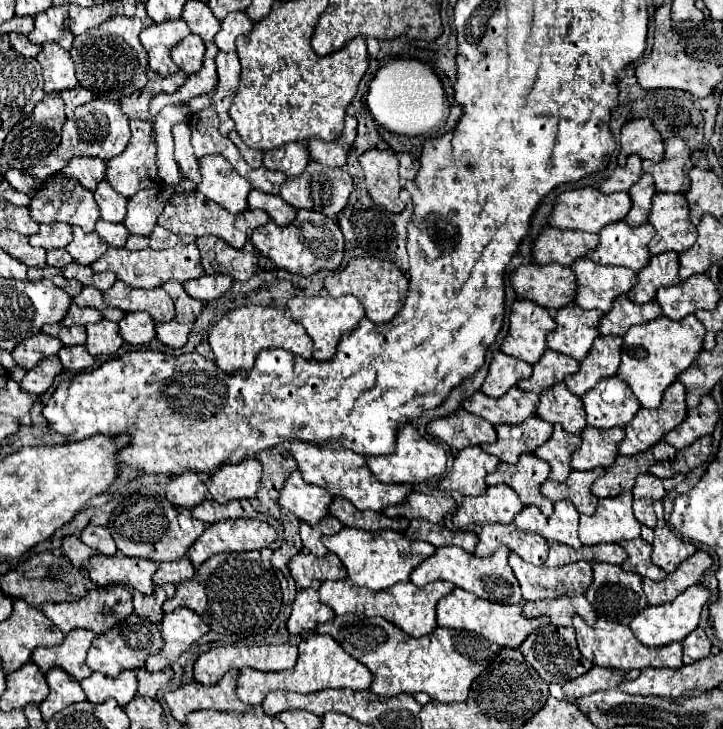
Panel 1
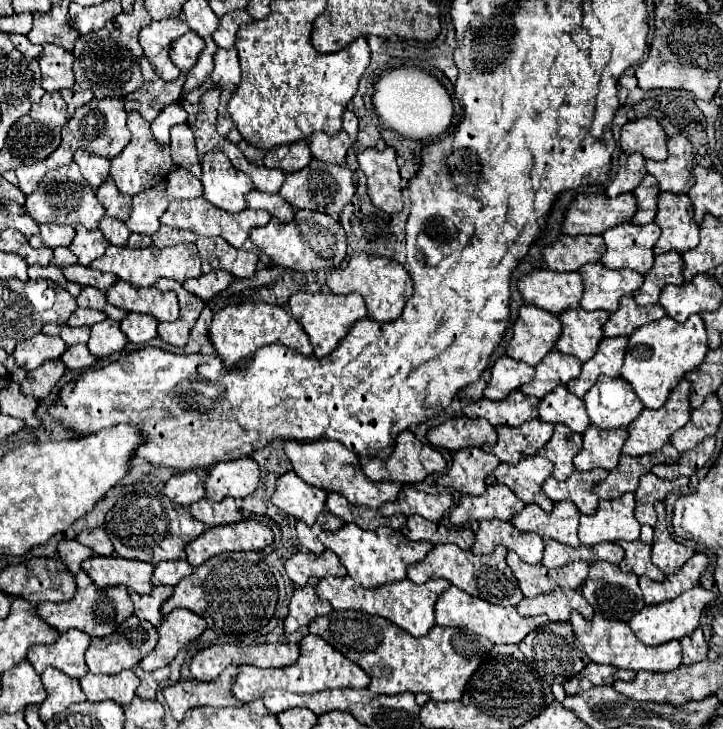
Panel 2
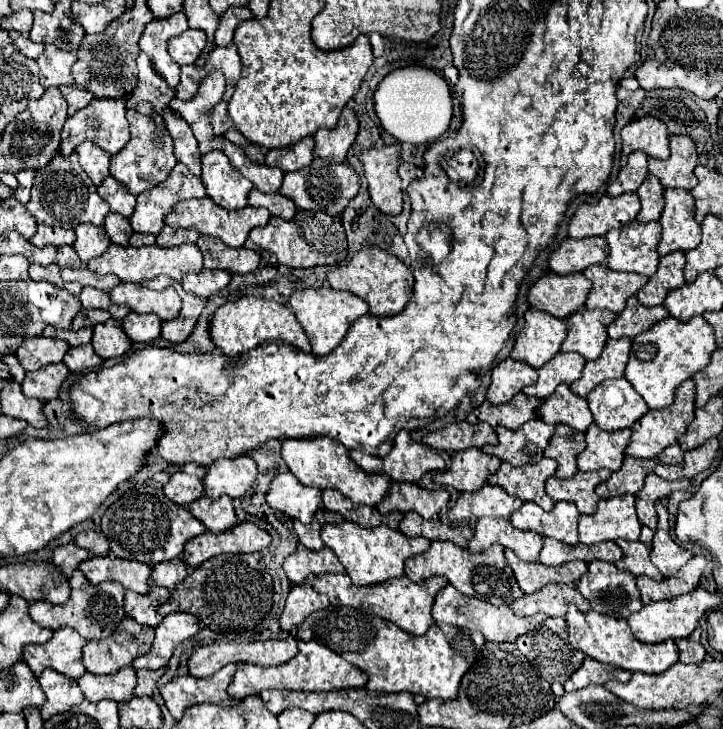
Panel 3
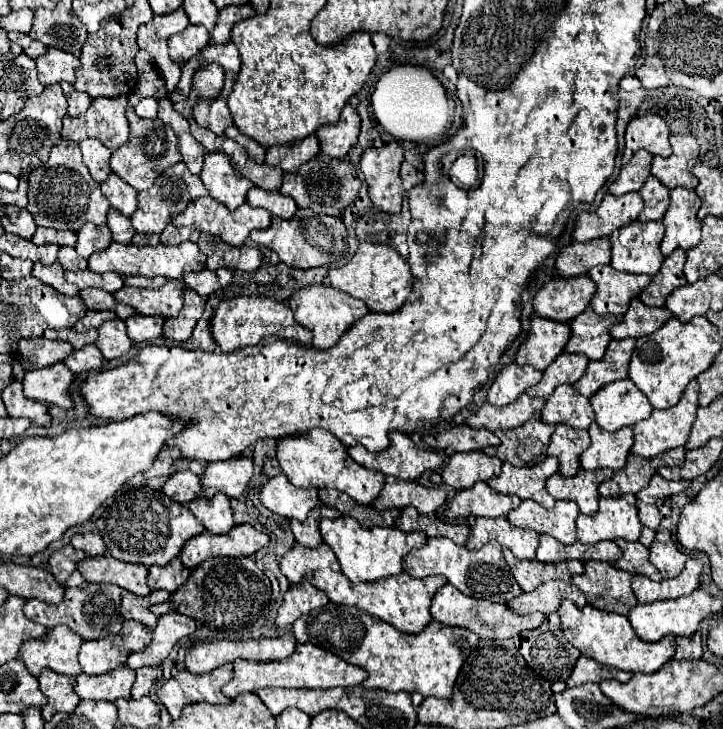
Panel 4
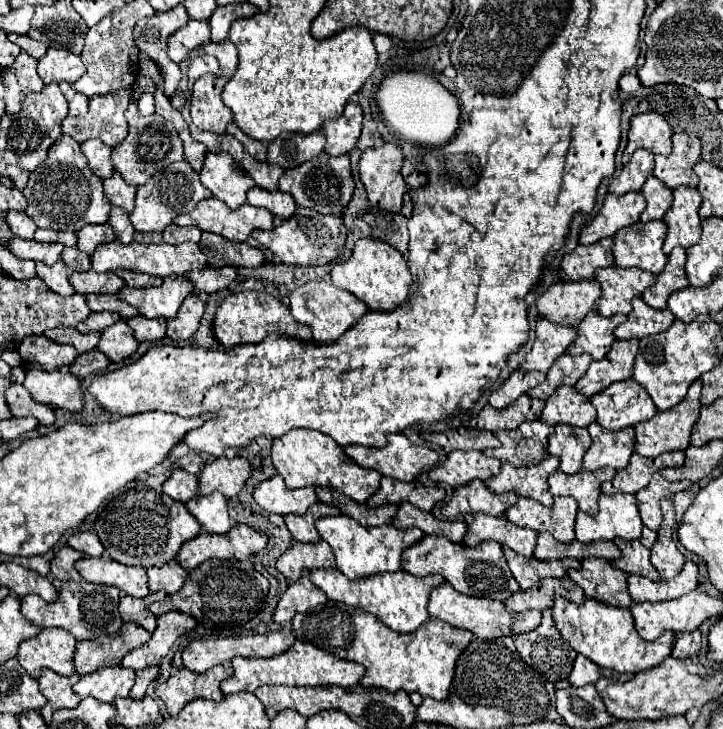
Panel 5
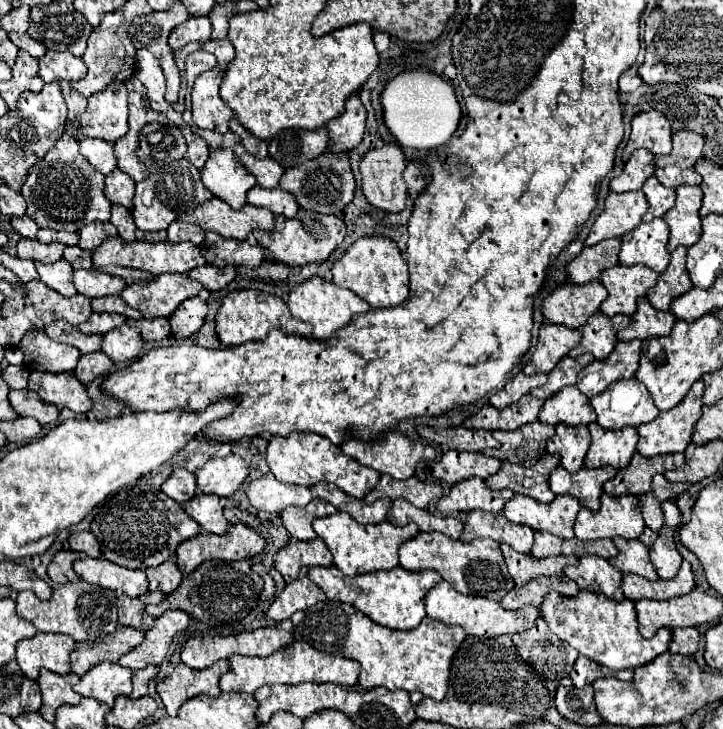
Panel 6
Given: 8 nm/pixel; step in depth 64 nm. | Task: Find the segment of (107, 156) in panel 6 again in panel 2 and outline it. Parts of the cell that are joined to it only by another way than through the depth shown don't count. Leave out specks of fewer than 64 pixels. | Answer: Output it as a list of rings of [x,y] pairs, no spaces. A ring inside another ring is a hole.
[[[84,148],[74,152],[74,160],[82,172],[82,176],[90,182],[90,186],[96,190],[106,178],[108,178],[108,168],[110,168],[110,160],[104,156],[96,156]]]

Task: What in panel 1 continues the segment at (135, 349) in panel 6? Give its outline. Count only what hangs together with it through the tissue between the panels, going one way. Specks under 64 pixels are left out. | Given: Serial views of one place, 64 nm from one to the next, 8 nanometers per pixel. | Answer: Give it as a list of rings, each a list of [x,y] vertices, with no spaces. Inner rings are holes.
[[[100,320],[96,324],[88,324],[86,326],[88,332],[88,340],[86,340],[86,348],[92,356],[102,356],[102,354],[114,354],[120,346],[122,346],[122,336],[120,336],[120,328],[116,322],[110,320]]]

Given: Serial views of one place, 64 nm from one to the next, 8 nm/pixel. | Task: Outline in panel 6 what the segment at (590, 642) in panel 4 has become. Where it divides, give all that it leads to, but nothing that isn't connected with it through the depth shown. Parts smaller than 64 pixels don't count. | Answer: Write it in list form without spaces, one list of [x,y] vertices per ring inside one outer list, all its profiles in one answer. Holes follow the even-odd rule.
[[[584,588],[578,596],[560,596],[558,592],[550,592],[540,606],[540,616],[560,640],[610,670],[626,670],[648,664],[668,650],[668,638],[672,638],[668,628],[660,628],[652,638],[642,638],[636,628],[636,610],[632,600],[614,602],[596,592],[584,592]]]

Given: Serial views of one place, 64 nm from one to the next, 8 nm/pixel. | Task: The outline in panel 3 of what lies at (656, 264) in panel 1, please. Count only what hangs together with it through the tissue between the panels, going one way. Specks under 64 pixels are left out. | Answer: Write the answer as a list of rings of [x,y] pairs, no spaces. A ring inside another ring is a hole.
[[[680,250],[662,256],[656,274],[650,276],[648,284],[636,294],[640,304],[660,306],[660,304],[664,304],[664,298],[670,290],[684,286],[686,284],[684,272],[682,272],[684,262],[686,262],[686,258],[684,258],[684,252],[680,252]]]

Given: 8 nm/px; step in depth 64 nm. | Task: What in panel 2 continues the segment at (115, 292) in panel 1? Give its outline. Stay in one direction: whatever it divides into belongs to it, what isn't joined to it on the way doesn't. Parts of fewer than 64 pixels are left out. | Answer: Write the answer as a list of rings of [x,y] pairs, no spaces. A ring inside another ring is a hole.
[[[118,280],[110,290],[106,290],[106,298],[116,308],[128,312],[152,314],[160,322],[172,322],[178,318],[178,296],[176,292],[160,292],[156,288],[136,288],[134,284]]]

